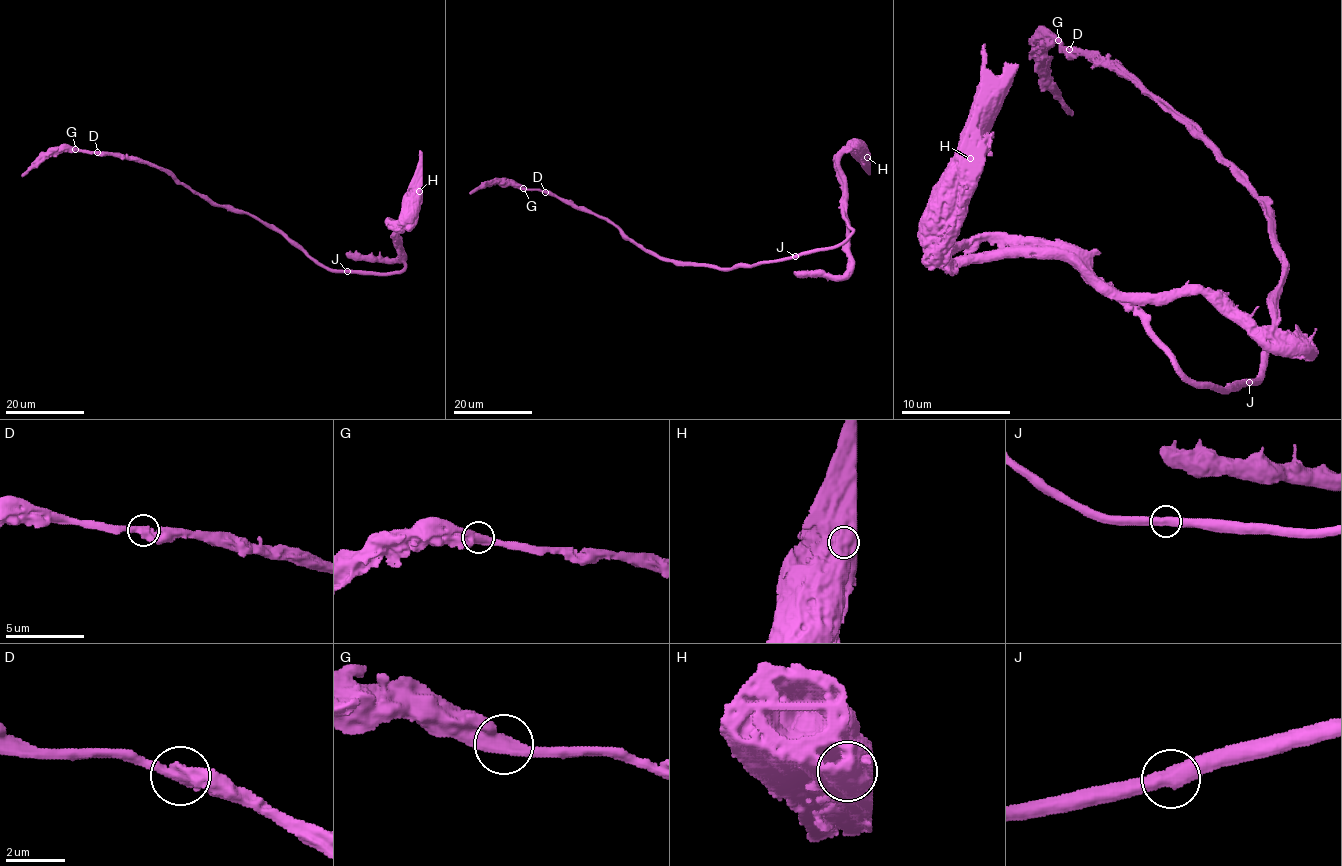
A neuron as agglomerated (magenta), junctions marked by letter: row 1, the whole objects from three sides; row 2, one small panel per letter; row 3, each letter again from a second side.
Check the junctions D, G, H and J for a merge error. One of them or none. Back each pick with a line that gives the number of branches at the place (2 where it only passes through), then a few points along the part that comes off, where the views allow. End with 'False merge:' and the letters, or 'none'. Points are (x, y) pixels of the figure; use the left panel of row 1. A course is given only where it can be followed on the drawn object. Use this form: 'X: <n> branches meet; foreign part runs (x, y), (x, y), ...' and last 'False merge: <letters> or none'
H: 1 branches meet; foreign part runs (418, 191), (413, 216), (404, 226), (391, 227), (396, 226), (401, 239), (395, 259), (346, 253)
False merge: H

